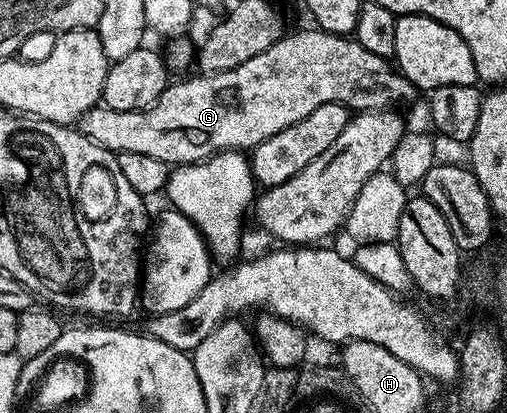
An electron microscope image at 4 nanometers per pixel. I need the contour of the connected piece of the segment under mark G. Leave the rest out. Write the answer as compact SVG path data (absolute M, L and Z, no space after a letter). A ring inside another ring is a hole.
M312 29L286 33L281 41L271 44L267 52L259 52L255 60L247 60L247 64L239 64L239 68L214 74L198 73L197 78L189 78L186 82L174 81L163 96L155 100L155 104L142 110L119 112L104 104L92 106L82 115L79 129L92 142L105 150L112 150L116 155L140 152L142 156L155 156L155 160L170 164L197 163L225 151L252 151L263 140L275 136L275 132L283 132L283 128L311 116L319 104L342 102L350 111L364 112L397 108L400 102L409 102L413 97L418 97L417 87L402 76L389 58L369 52L353 36Z

